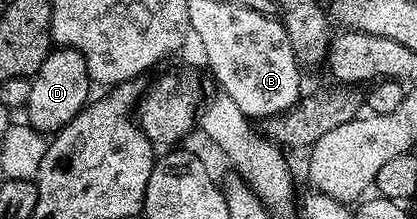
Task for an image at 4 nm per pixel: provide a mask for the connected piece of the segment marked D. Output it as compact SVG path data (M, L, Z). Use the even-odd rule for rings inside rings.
M69 46L53 49L46 56L42 68L38 68L38 72L32 75L31 79L32 87L26 107L26 113L28 113L26 122L39 134L45 136L56 134L63 126L70 124L70 120L74 120L74 116L78 116L78 112L83 110L90 101L90 95L88 95L90 79L86 60L82 52L71 50Z

